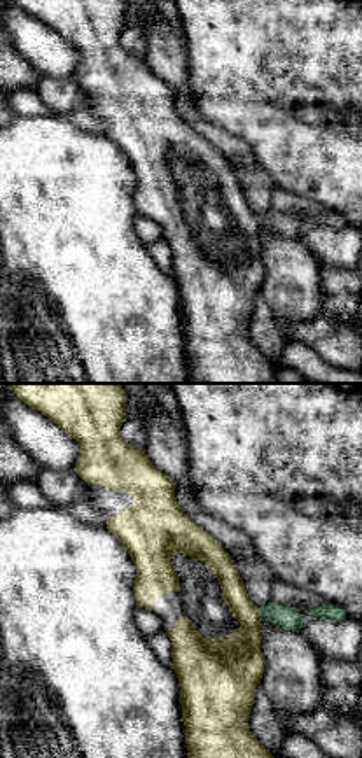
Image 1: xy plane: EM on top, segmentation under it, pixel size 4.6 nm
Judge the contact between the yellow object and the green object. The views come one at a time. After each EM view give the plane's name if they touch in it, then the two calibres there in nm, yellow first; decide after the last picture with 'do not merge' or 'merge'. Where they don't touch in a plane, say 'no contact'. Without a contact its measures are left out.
contact in xy; calibres 260 and 110 nm

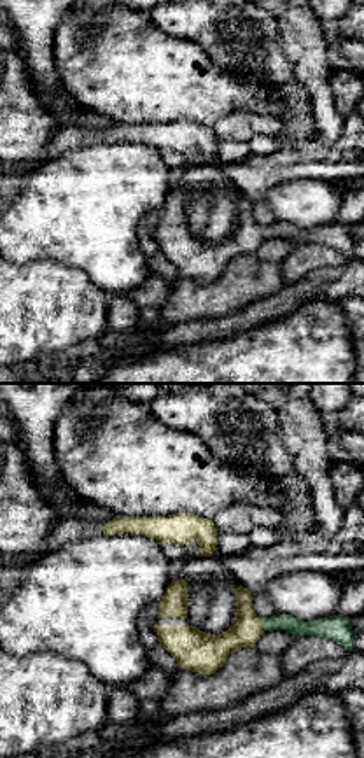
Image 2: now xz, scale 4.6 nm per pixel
contact in xz; calibres 140 and 80 nm

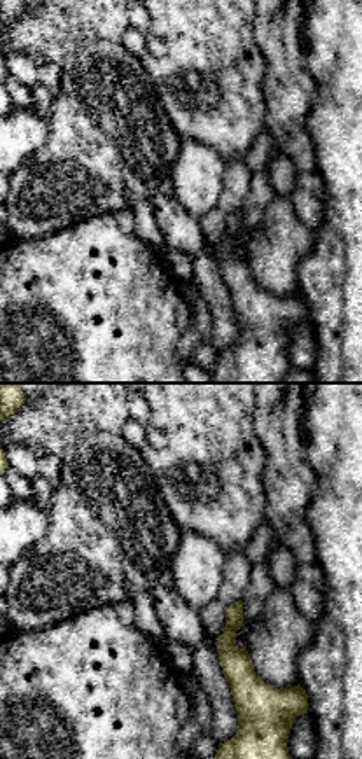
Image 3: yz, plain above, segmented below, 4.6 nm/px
no contact

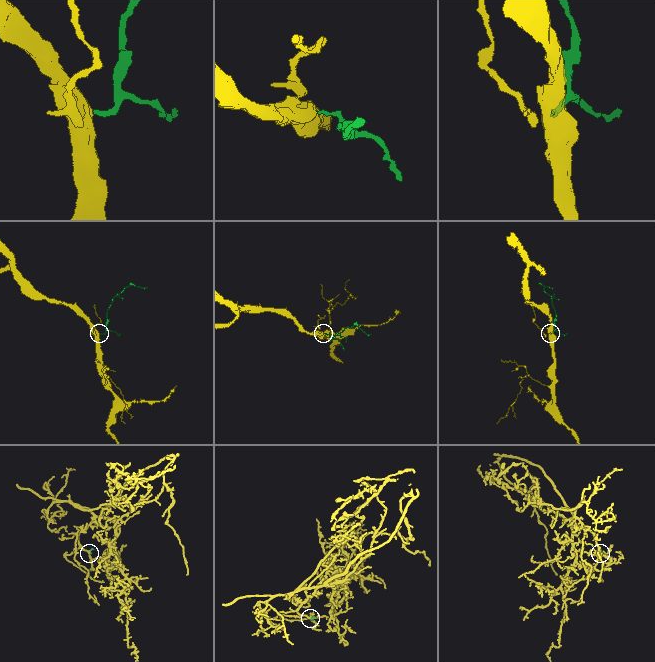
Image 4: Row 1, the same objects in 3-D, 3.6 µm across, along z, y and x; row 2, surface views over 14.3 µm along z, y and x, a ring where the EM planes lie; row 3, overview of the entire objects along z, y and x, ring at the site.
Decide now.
merge

